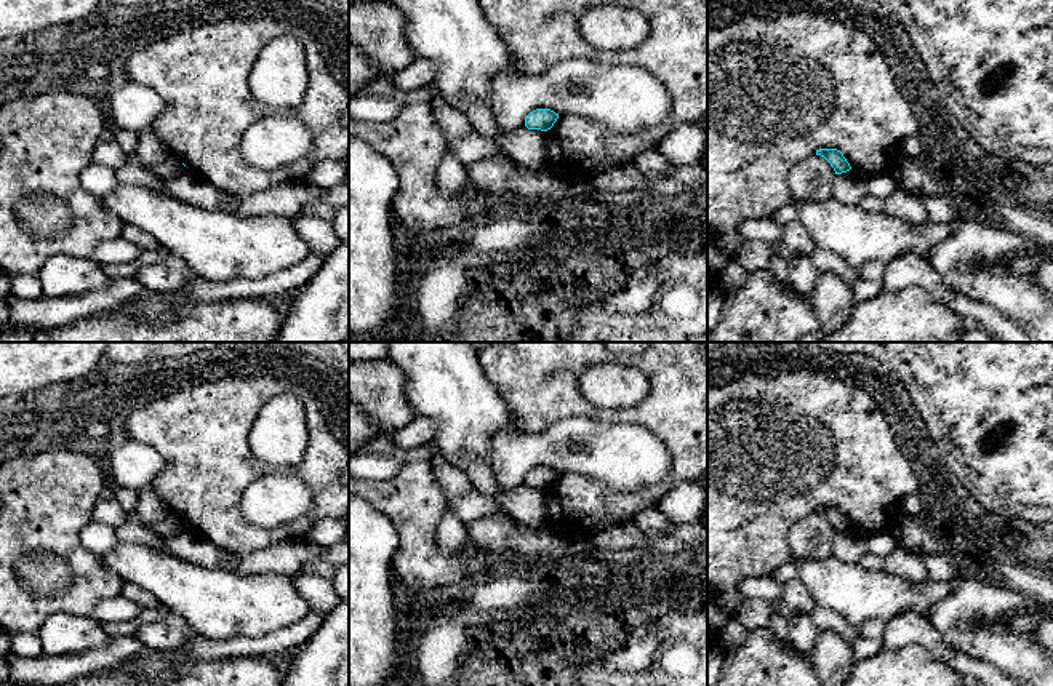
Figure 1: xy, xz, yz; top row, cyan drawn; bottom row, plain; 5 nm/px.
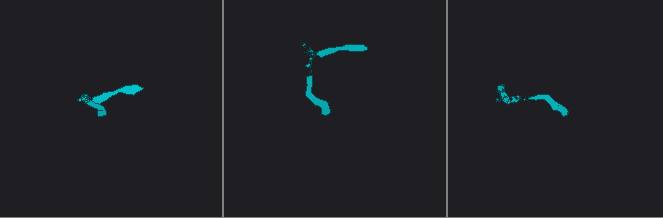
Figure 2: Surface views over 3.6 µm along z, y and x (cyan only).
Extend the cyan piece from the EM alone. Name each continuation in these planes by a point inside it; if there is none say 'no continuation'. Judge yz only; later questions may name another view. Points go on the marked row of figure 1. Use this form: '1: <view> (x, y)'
no continuation

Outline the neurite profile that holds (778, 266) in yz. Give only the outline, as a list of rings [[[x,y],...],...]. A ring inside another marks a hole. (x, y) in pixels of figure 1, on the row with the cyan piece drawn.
[[[773,256],[768,270],[778,281],[787,283],[787,273],[789,273],[787,261],[784,261],[779,256]]]

